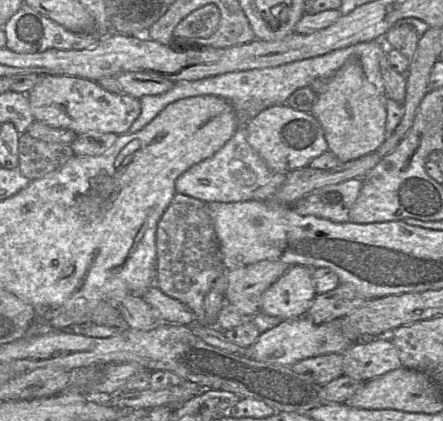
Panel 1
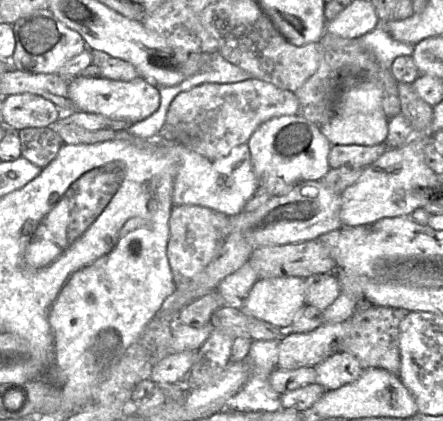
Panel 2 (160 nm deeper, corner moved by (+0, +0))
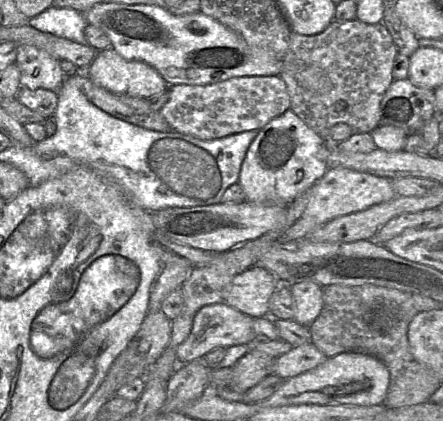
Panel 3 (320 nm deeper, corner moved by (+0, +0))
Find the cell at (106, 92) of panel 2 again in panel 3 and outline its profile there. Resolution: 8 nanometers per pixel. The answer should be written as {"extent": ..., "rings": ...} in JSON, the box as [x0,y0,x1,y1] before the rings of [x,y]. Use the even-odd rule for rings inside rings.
{"extent":[88,48,169,99],"rings":[[[113,48],[98,52],[88,75],[93,84],[130,97],[153,99],[169,91],[164,78],[152,66],[127,60]]]}

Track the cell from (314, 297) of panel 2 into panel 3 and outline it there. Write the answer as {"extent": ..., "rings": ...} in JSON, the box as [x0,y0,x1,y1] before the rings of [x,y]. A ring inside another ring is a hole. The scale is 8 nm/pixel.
{"extent":[290,281,323,327],"rings":[[[312,281],[294,283],[290,286],[294,303],[293,320],[309,327],[323,308],[323,287]]]}

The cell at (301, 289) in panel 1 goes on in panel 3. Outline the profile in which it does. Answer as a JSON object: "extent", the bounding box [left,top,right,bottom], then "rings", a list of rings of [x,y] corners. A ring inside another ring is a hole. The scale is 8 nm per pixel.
{"extent":[222,265,281,318],"rings":[[[257,265],[236,275],[222,303],[252,318],[270,316],[270,300],[281,285],[278,278]]]}

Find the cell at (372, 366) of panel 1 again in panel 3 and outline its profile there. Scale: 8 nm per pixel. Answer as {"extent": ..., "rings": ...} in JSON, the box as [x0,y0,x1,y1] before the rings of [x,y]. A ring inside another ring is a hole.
{"extent":[272,344,327,379],"rings":[[[313,344],[292,347],[275,358],[272,373],[288,379],[319,366],[327,357]]]}

